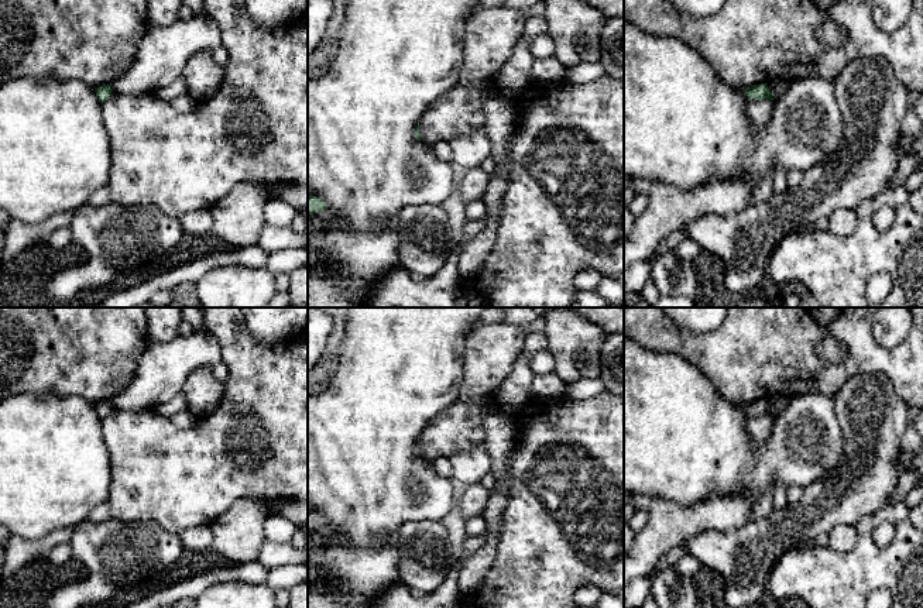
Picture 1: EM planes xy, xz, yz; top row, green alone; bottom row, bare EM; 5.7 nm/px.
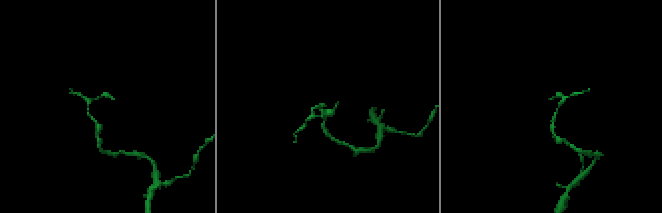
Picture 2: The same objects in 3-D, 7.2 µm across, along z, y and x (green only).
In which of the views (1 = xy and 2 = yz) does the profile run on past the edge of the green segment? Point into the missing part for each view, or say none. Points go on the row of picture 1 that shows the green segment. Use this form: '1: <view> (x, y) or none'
1: none
2: none

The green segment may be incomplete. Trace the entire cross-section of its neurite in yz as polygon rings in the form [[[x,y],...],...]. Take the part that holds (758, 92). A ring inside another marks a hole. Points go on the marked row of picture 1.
[[[766,83],[761,85],[754,85],[748,89],[744,90],[748,99],[755,99],[755,100],[773,100],[772,93],[769,92],[769,87]]]

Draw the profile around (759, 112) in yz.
[[[749,99],[747,106],[747,116],[749,118],[749,124],[754,128],[764,128],[772,117],[773,107],[775,107],[775,100]]]

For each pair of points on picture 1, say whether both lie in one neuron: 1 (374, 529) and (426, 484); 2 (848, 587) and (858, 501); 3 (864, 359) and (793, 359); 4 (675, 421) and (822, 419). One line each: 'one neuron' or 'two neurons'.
1: one neuron
2: two neurons
3: one neuron
4: one neuron

